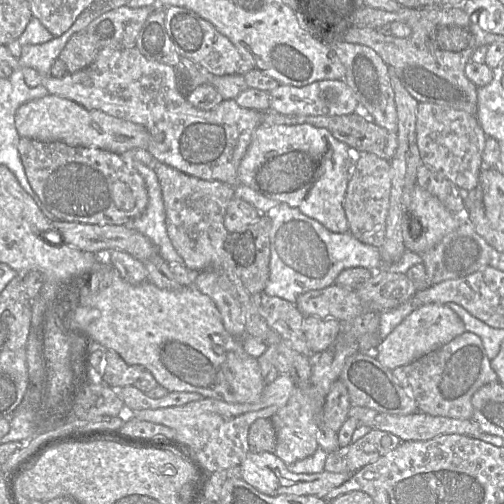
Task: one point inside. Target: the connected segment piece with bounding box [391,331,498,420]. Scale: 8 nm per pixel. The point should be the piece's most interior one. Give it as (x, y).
(442, 382)

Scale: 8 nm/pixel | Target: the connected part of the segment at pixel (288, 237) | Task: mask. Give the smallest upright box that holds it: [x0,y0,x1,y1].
[264,203,422,304]

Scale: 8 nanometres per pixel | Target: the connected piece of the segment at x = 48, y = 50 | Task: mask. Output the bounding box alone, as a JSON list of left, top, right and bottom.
[18,26,72,76]

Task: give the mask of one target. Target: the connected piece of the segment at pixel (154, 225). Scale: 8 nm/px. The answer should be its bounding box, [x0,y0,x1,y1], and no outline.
[120,150,184,264]

